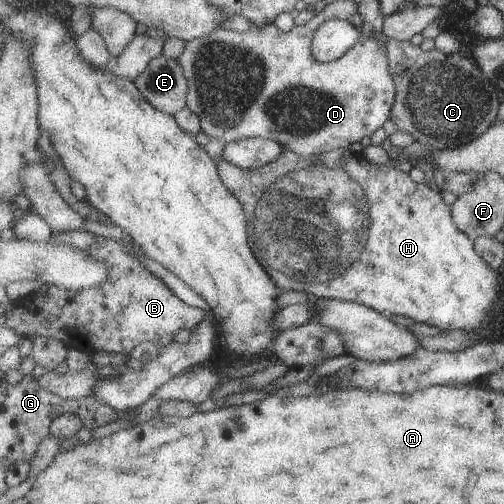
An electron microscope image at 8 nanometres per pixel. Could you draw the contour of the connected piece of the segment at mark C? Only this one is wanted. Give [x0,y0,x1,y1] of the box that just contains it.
[387,39,499,152]

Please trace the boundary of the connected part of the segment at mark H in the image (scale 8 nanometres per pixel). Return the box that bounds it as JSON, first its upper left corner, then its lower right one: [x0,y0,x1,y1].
[216,148,503,333]

